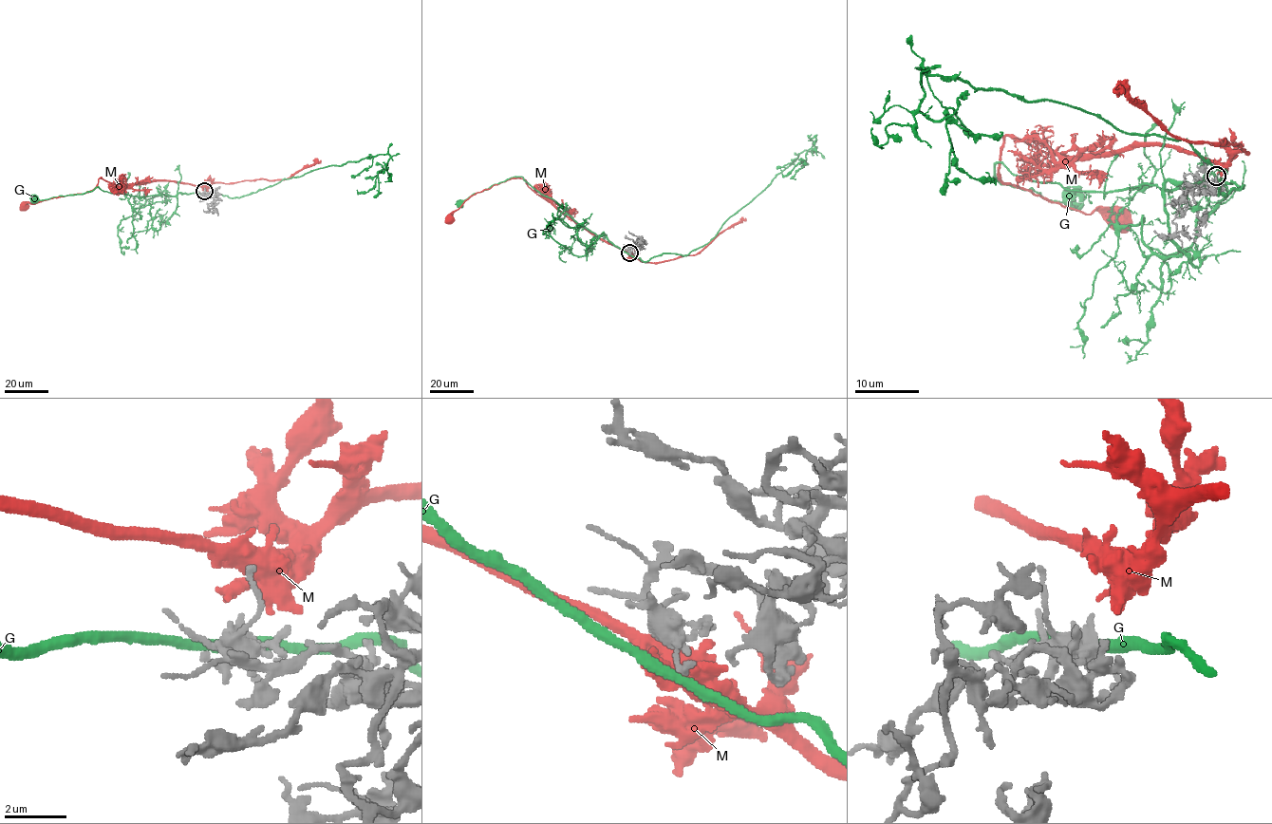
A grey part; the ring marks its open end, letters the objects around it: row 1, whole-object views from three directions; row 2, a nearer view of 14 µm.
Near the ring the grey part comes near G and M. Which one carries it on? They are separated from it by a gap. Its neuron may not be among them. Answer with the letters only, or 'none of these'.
none of these

